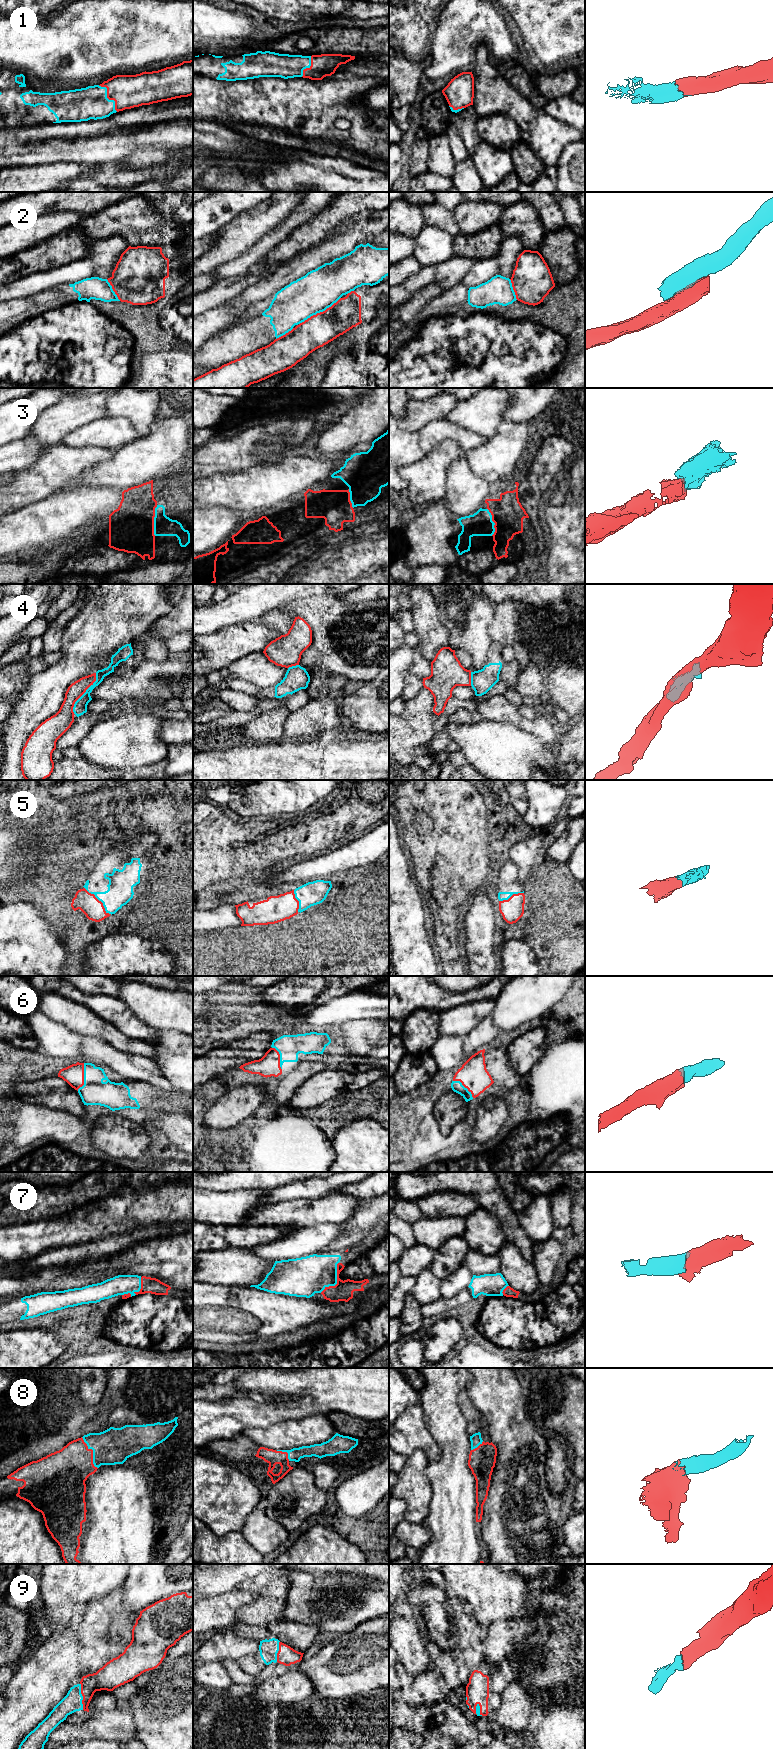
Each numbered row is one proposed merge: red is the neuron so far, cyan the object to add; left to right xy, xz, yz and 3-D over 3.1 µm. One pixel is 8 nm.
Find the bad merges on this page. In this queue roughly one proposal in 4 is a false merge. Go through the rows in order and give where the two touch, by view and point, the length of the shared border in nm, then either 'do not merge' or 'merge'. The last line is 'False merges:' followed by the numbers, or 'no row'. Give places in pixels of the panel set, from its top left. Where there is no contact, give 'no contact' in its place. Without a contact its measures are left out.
1: meets red in xy at (107, 97); contact 260 nm long; merge
2: meets red in xz at (320, 312); contact 400 nm long; do not merge
3: meets red in xy at (153, 520); contact 240 nm long; merge
4: meets red in xy at (83, 693); contact 380 nm long; do not merge
5: meets red in xy at (100, 901); contact 320 nm long; merge
6: meets red in xy at (83, 1077); contact 240 nm long; merge
7: meets red in xz at (337, 1281); contact 280 nm long; merge
8: meets red in xy at (92, 1452); contact 280 nm long; merge
9: meets red in xy at (82, 1695); contact 220 nm long; merge
False merges: 2, 4

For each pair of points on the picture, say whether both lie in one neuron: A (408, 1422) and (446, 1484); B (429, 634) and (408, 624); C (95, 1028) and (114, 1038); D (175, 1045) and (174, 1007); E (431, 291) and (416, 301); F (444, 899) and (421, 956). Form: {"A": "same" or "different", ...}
{"A": "different", "B": "different", "C": "same", "D": "different", "E": "same", "F": "different"}

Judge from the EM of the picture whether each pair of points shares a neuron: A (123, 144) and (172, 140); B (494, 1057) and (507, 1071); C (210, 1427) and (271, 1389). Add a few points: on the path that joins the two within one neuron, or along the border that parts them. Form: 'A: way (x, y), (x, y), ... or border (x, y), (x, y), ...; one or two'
A: way (135, 138), (160, 138); one
B: way (497, 1060), (504, 1068); one
C: way (228, 1417), (233, 1414), (256, 1414), (263, 1407); one

